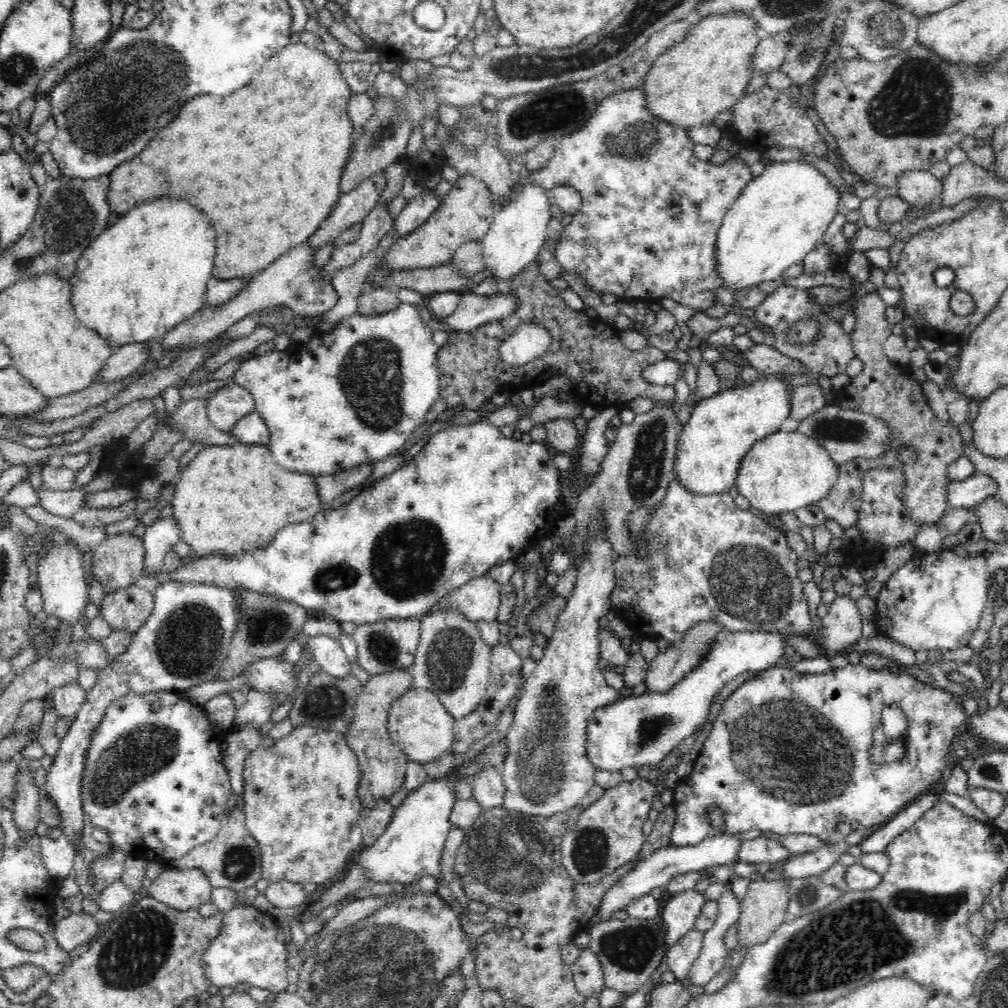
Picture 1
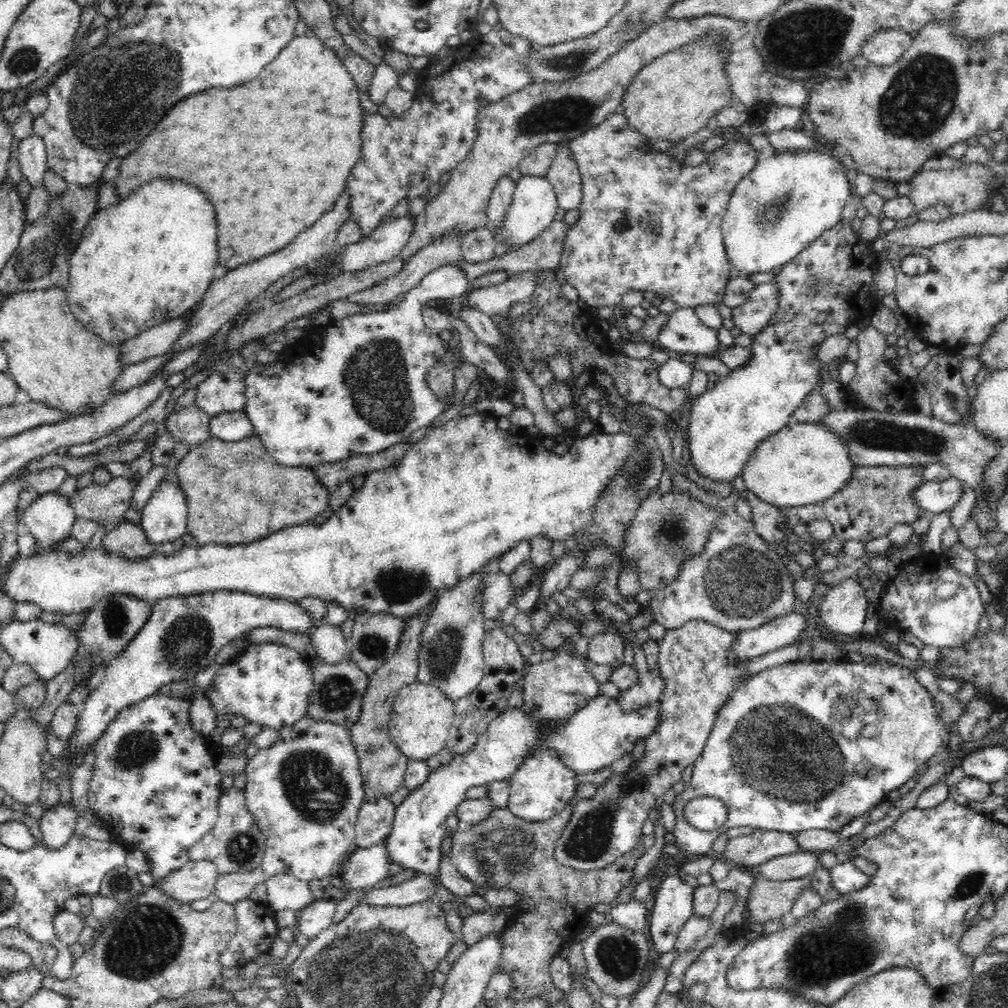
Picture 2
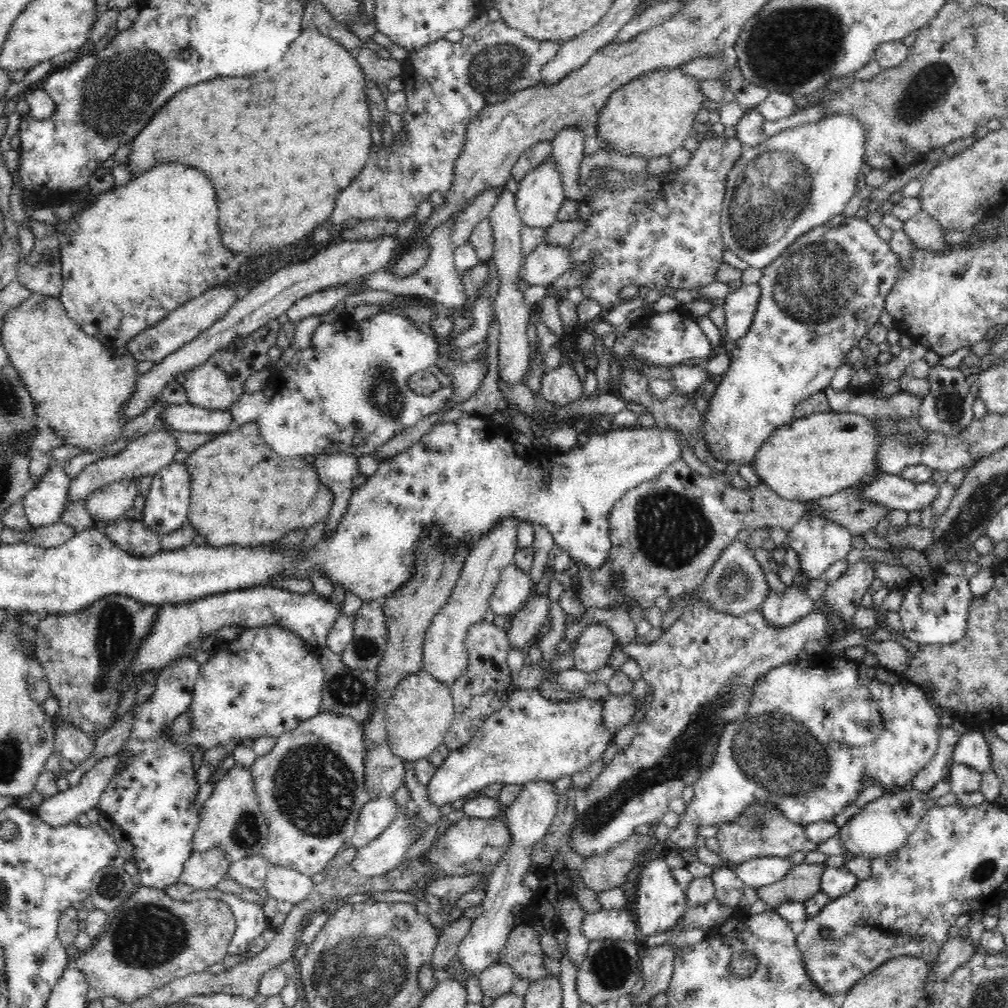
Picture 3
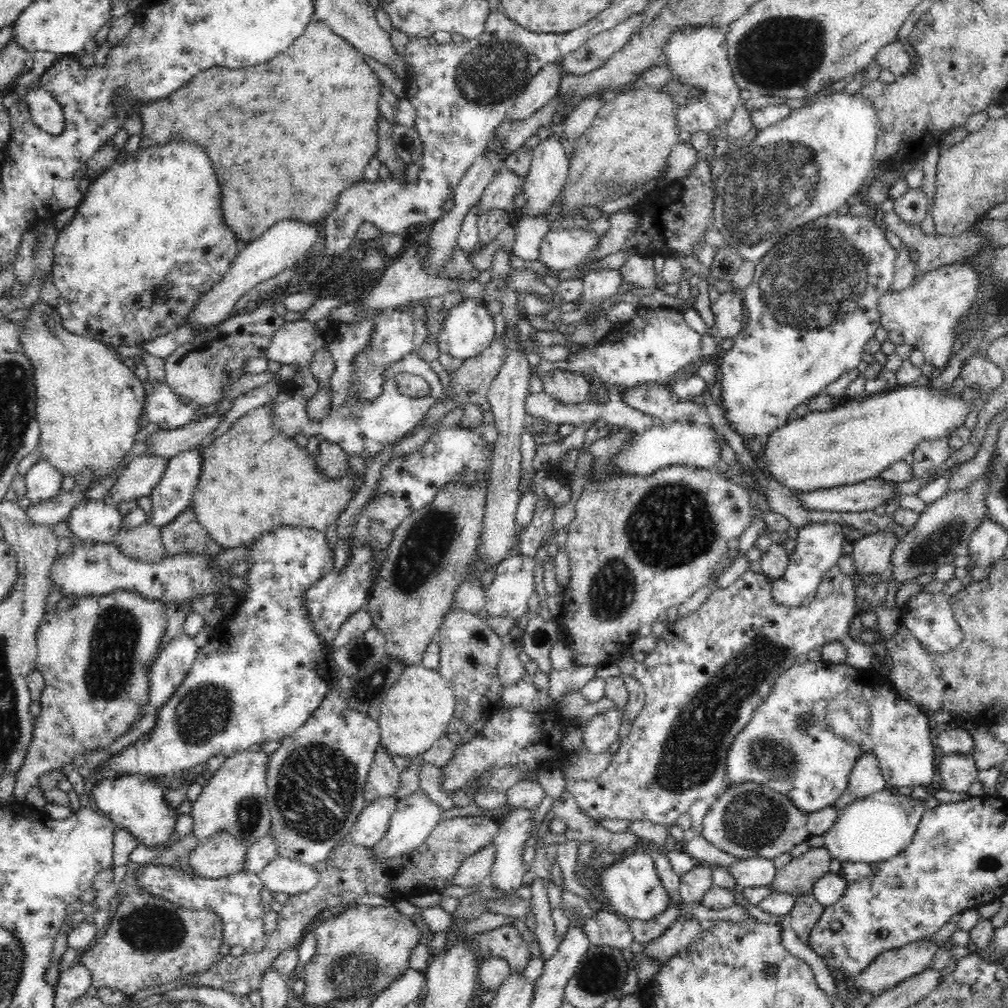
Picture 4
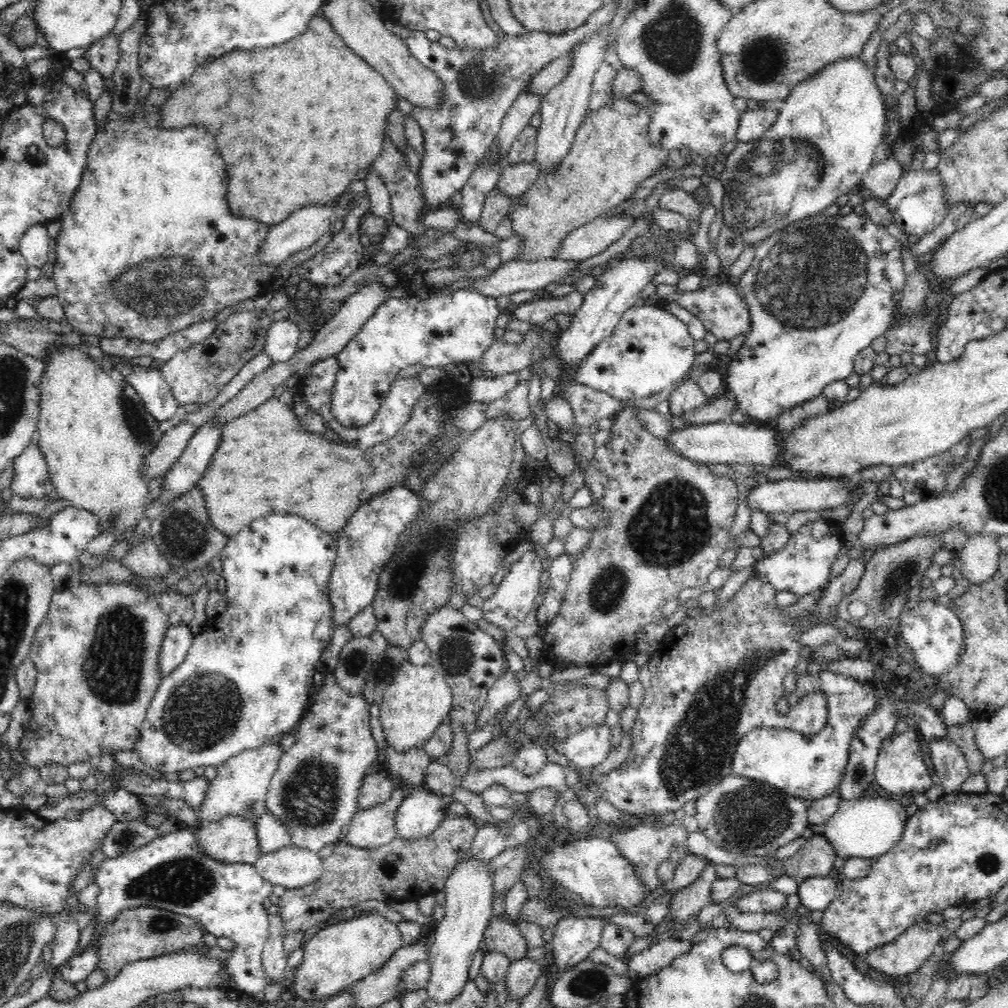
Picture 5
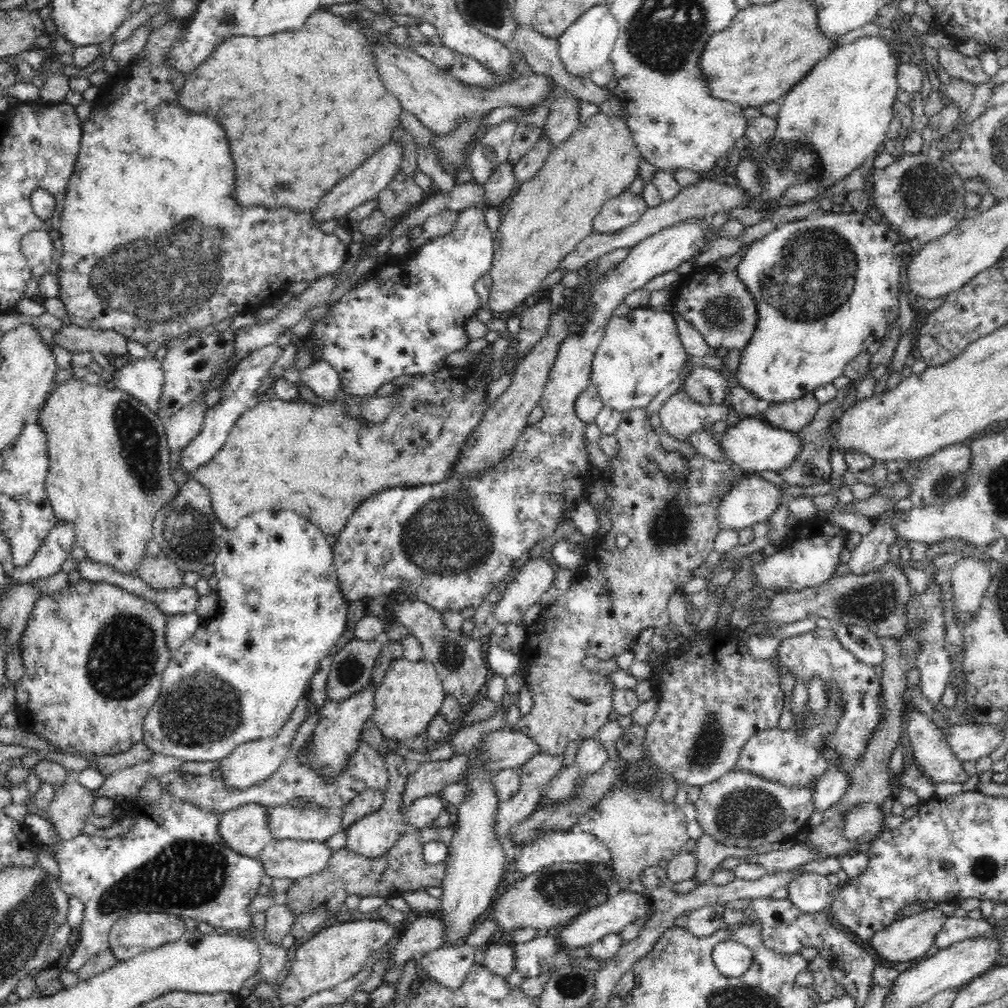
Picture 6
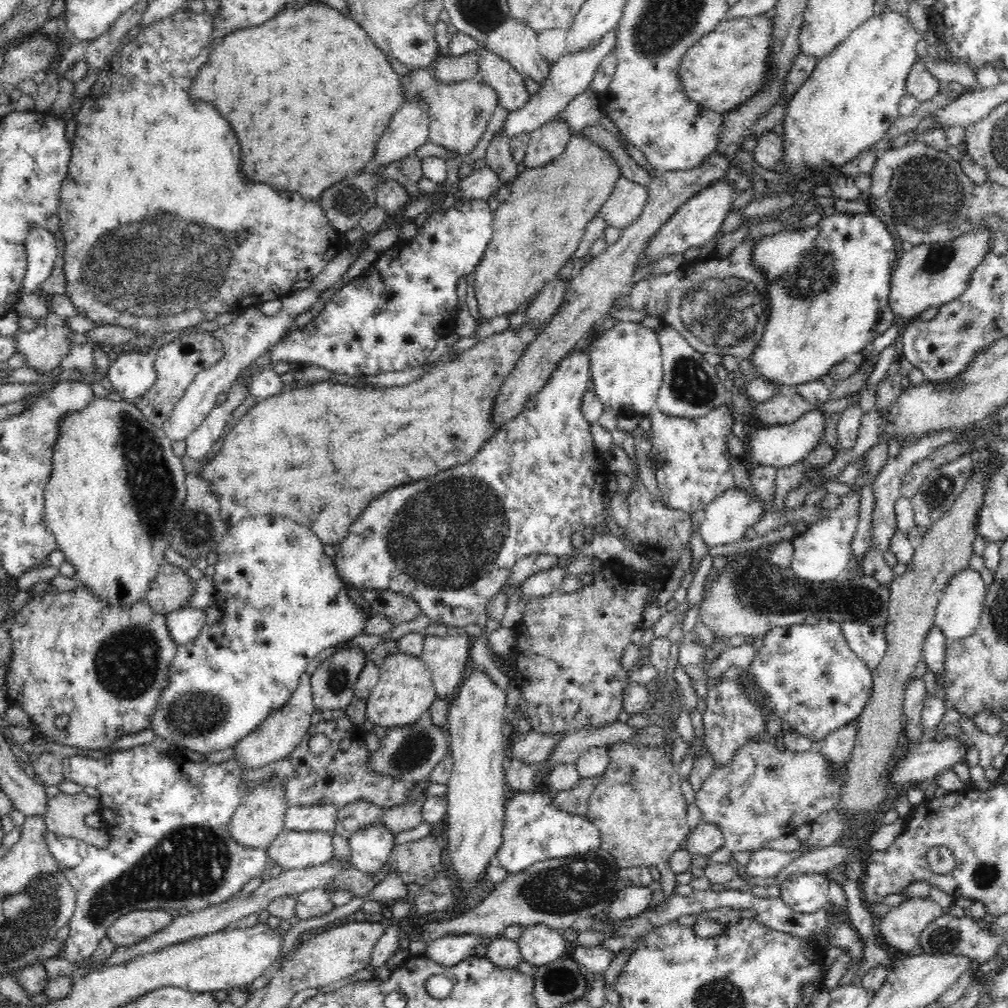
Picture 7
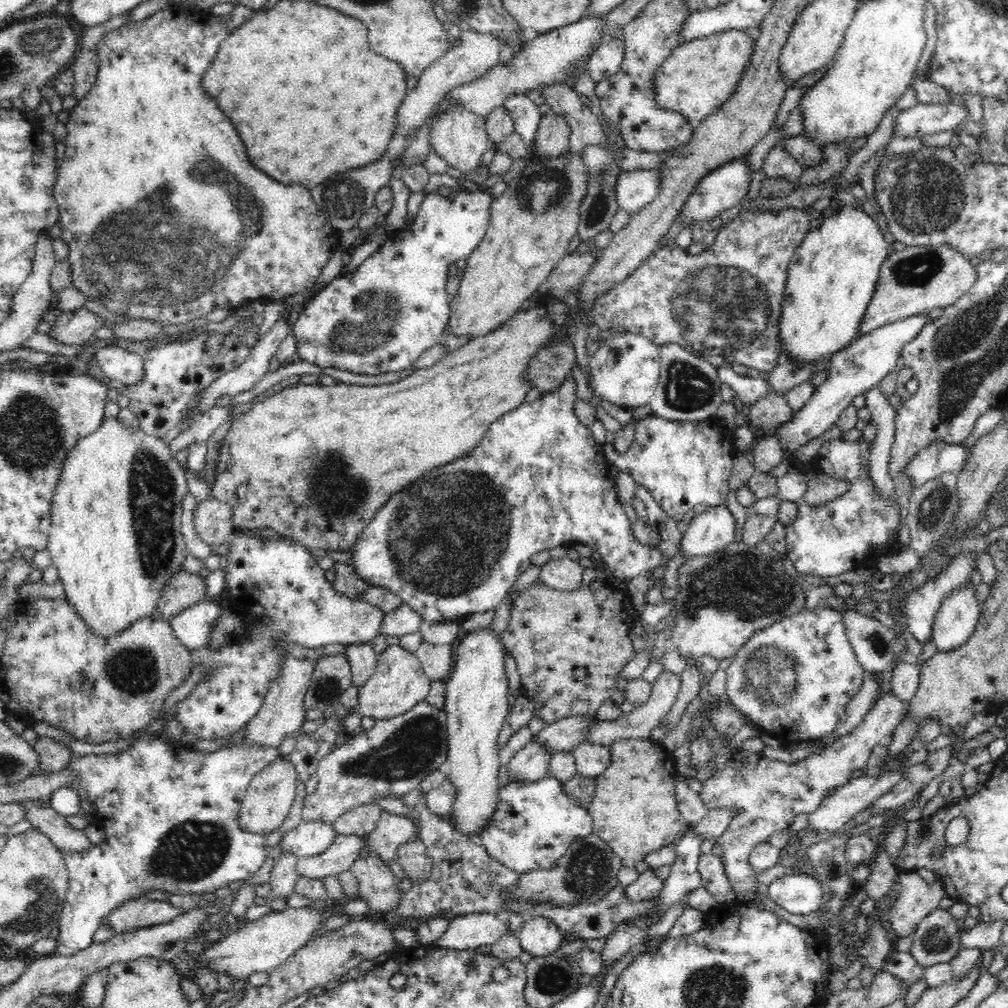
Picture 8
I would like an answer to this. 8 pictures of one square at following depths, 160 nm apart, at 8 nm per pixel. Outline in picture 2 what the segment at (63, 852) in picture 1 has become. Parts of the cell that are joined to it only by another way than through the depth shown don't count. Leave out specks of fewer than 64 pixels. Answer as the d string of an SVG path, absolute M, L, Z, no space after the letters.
M61 801L43 811L39 824L43 844L49 849L62 849L74 836L78 811L73 803L68 805Z

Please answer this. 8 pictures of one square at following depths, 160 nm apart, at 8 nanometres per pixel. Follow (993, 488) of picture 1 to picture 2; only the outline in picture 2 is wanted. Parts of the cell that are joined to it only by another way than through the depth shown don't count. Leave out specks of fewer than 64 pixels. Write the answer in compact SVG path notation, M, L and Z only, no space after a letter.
M954 477L938 482L926 481L915 488L912 499L923 512L940 514L958 503L964 491L963 485L962 481Z

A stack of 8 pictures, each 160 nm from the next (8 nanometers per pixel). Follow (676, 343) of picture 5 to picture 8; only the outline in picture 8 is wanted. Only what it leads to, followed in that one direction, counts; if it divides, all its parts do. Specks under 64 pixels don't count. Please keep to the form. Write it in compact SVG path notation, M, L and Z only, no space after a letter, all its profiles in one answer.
M617 333L600 341L600 347L589 358L593 386L613 405L635 409L648 404L657 389L660 369L660 348L641 334Z

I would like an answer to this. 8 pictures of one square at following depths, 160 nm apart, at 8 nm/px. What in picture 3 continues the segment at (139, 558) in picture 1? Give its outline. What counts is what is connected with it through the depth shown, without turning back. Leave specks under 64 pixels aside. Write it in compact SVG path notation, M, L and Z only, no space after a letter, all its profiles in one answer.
M118 520L108 524L104 532L117 547L131 555L149 557L162 551L160 535L146 526L143 520Z

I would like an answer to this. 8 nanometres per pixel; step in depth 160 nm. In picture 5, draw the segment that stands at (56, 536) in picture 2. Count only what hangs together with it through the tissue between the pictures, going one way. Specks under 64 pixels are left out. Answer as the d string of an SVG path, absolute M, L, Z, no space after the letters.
M34 434L27 449L13 462L14 476L10 484L13 496L38 500L46 500L54 496L54 486L44 453L38 446L37 434Z

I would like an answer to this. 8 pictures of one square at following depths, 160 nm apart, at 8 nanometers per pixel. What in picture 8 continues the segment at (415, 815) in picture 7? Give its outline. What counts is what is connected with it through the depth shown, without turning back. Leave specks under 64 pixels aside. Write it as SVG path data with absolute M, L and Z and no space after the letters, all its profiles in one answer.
M383 811L376 829L365 837L368 851L377 854L391 867L396 884L404 877L404 872L400 863L394 861L394 857L397 857L397 851L401 845L414 841L419 837L419 833L420 826L415 821L406 816Z

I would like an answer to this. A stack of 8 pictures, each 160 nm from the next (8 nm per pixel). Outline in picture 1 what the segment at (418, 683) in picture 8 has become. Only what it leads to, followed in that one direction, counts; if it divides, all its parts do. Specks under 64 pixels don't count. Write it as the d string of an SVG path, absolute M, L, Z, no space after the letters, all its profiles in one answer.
M412 687L412 690L409 689L392 704L389 711L387 730L393 742L403 751L409 761L424 764L452 750L452 744L454 744L455 740L454 724L453 714L444 707L444 704L439 700L438 694L430 690Z

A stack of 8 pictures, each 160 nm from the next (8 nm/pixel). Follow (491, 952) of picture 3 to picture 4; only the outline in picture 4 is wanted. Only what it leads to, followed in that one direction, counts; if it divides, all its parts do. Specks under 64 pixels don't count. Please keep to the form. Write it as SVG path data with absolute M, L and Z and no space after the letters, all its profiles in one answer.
M511 808L500 821L499 832L494 842L494 866L492 868L491 884L501 888L503 894L522 886L523 868L522 854L526 843L532 836L532 810L536 808Z

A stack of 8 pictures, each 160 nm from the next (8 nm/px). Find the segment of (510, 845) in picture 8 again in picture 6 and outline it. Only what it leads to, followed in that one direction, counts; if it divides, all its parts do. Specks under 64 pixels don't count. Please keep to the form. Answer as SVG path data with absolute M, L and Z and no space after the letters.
M571 829L560 830L560 832L542 830L534 842L530 842L530 844L526 844L524 848L521 848L520 856L512 865L516 866L516 872L527 875L561 862L600 863L600 865L604 863L606 867L613 870L612 855L604 842L596 838L594 834Z

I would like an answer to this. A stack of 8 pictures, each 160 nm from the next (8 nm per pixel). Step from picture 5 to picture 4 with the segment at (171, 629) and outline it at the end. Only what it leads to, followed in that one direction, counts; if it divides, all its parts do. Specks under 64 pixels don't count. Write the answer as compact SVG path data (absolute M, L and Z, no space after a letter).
M186 635L170 639L162 646L150 669L148 709L155 712L172 698L191 669L198 649L194 639Z

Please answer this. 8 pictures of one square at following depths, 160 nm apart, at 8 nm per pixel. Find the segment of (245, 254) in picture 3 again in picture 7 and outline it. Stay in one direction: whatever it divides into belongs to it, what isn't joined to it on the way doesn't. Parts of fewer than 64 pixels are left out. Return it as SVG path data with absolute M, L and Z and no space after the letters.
M305 4L300 8L286 8L280 10L276 16L260 26L251 26L232 31L220 43L216 44L210 52L208 62L200 69L198 76L192 82L190 97L198 101L214 104L218 112L232 124L240 146L242 146L242 170L246 178L252 182L260 180L278 190L298 190L304 198L318 198L326 188L334 182L346 178L350 173L357 173L366 167L376 152L376 144L380 136L386 132L393 114L406 102L404 89L400 83L401 76L396 72L392 63L367 35L367 32L353 19L348 18L329 5Z

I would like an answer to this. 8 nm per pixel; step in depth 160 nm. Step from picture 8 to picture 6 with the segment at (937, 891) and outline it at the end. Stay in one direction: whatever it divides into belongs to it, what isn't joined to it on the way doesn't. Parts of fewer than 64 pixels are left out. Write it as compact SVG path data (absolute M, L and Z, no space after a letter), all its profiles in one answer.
M924 909L919 914L898 917L885 929L878 930L871 938L869 945L872 950L890 962L908 962L910 960L921 960L925 958L926 952L933 944L936 933L946 922L947 916L940 909Z

